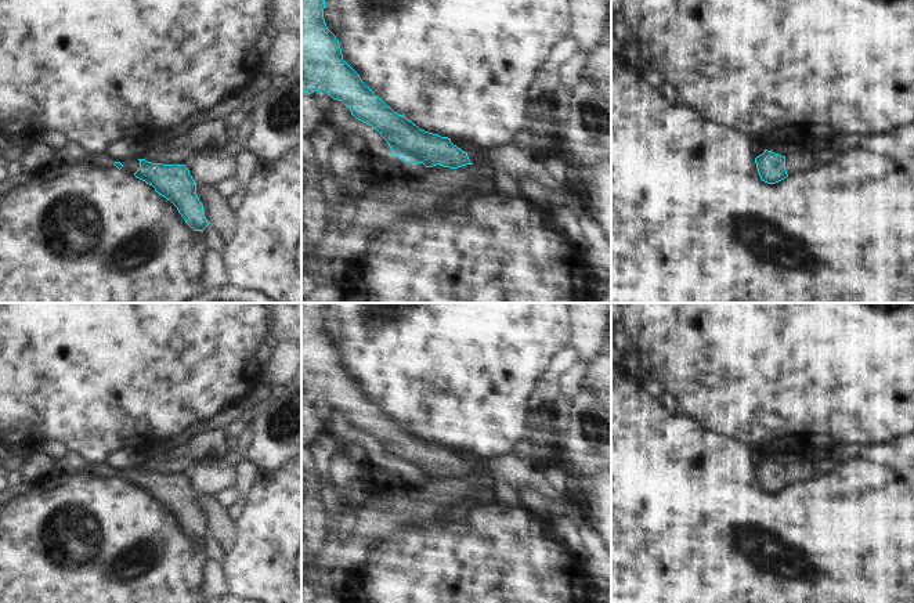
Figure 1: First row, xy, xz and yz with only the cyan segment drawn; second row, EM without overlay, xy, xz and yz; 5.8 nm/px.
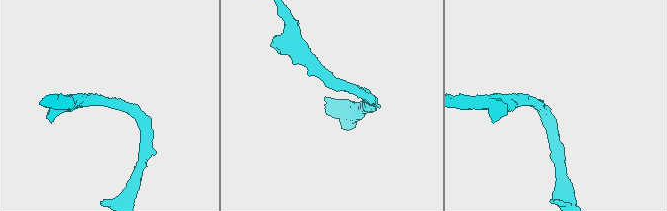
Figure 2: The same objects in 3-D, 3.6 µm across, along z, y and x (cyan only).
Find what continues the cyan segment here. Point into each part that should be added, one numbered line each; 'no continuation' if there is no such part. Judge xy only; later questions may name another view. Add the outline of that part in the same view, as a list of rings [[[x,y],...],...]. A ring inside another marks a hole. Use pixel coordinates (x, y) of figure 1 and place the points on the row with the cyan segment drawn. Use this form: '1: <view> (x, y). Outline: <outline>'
no continuation

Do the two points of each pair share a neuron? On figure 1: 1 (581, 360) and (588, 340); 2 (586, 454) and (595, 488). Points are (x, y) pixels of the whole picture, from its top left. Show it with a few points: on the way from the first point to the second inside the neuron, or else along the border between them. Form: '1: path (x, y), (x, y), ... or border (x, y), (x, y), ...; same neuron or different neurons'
1: path (584, 356), (586, 345); same neuron
2: border (596, 470), (575, 483), (569, 479); different neurons

